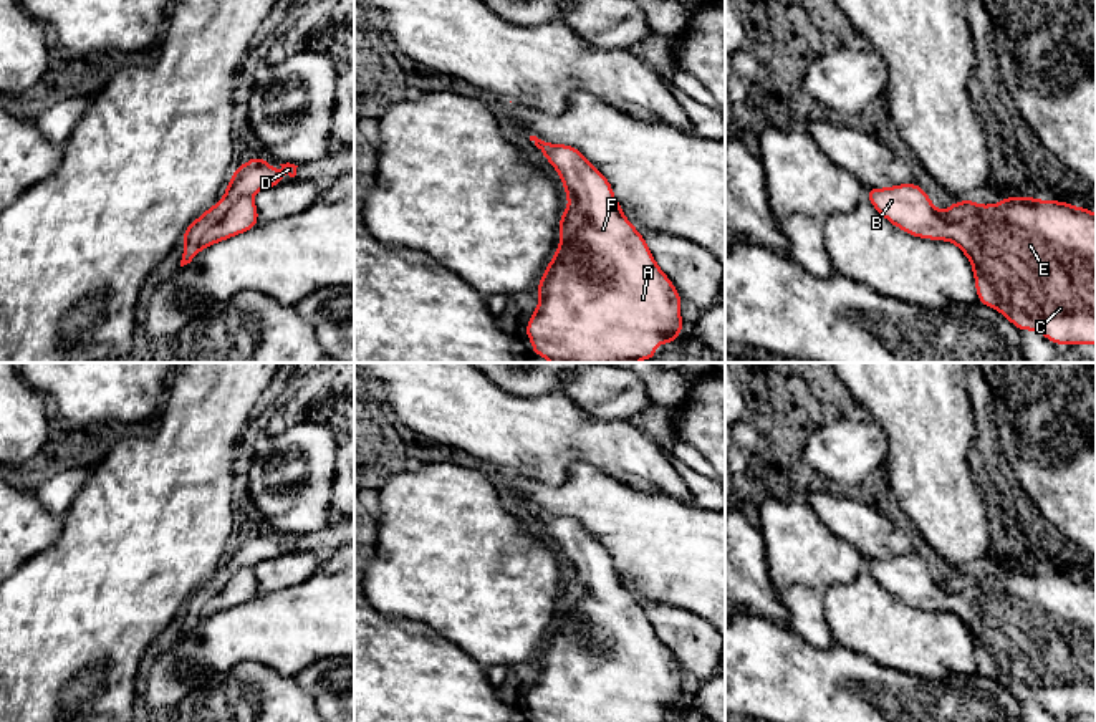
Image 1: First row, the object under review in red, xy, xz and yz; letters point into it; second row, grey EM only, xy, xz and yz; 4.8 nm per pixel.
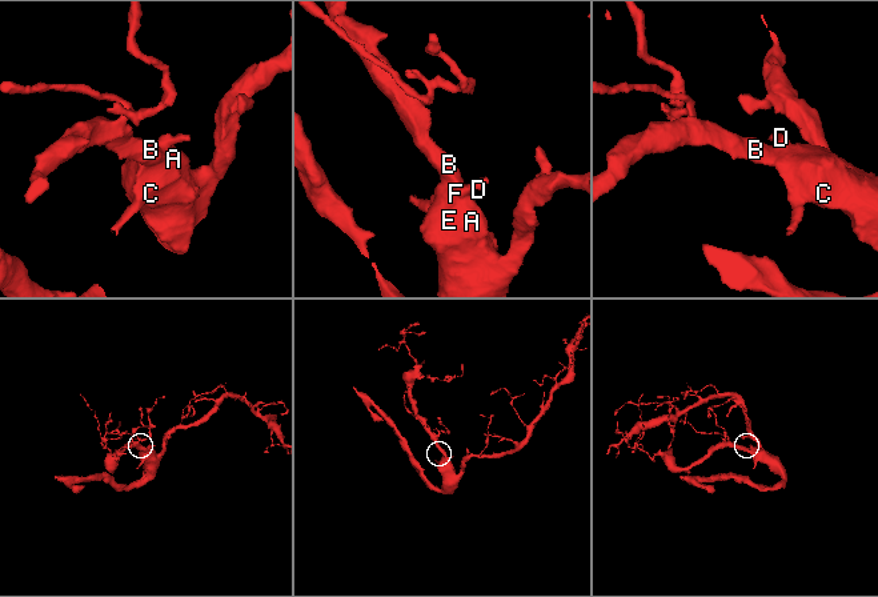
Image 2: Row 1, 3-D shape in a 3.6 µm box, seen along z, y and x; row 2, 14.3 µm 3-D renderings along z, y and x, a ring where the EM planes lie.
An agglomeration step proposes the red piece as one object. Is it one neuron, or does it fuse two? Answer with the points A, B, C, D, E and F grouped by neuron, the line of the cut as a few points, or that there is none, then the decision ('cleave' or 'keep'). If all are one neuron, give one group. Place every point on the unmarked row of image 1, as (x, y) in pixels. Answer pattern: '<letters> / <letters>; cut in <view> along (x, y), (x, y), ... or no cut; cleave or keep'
A B C E F / D; cut in xy along (250, 567), (240, 567), (225, 582), (204, 605), (201, 618); cleave

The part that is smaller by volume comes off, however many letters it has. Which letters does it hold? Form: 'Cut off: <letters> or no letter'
Cut off: D

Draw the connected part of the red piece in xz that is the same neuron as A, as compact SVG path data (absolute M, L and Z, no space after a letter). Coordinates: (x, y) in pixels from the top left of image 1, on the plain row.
M530 507L530 512L558 542L570 576L586 590L578 604L560 611L558 621L536 657L540 672L525 699L533 714L531 722L656 722L657 714L672 715L684 702L680 689L682 667L657 638L644 608L623 585L609 551L576 518L550 515L536 507Z

